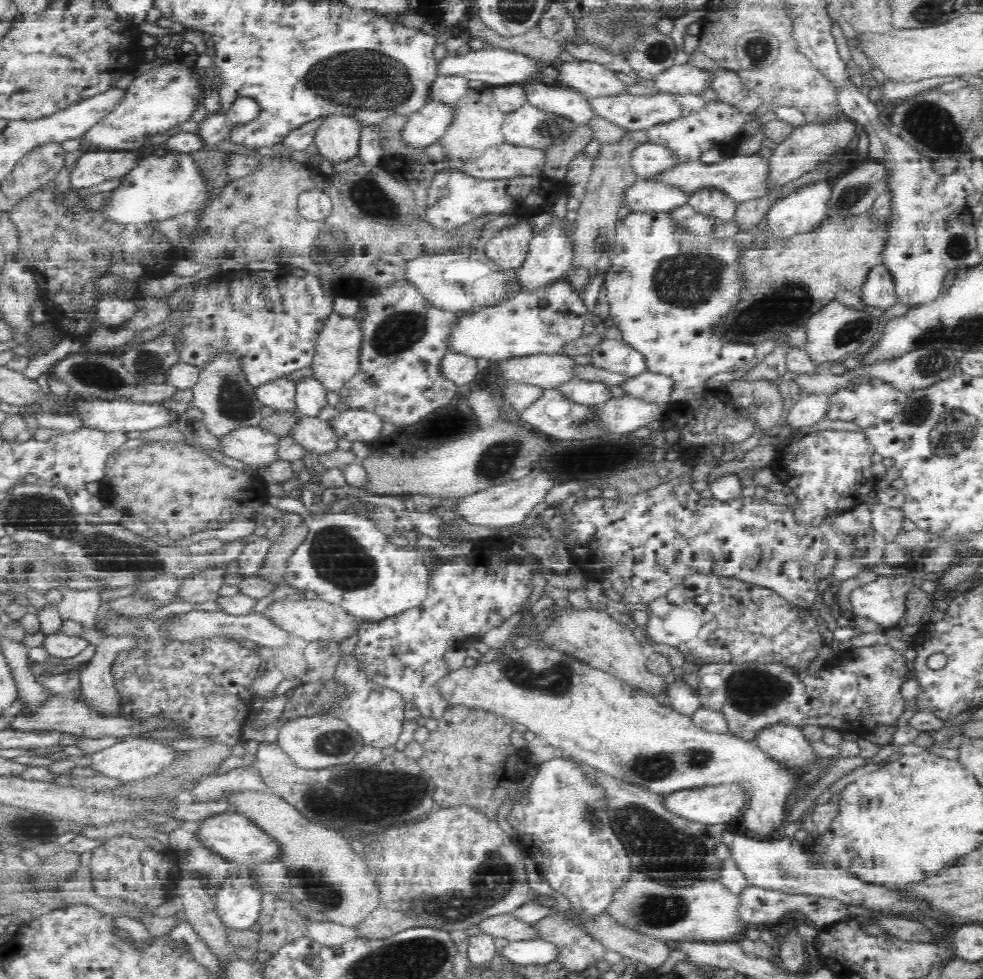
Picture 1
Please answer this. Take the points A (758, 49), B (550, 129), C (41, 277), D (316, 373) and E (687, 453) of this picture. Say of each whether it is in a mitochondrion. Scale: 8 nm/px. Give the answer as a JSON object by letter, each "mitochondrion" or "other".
{"A":"mitochondrion","B":"mitochondrion","C":"other","D":"other","E":"other"}

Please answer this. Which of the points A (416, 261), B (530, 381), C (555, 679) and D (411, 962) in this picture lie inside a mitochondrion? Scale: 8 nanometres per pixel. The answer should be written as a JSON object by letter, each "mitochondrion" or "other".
{"A":"other","B":"other","C":"mitochondrion","D":"mitochondrion"}

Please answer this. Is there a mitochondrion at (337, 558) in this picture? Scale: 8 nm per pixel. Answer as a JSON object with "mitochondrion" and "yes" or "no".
{"mitochondrion":"yes"}

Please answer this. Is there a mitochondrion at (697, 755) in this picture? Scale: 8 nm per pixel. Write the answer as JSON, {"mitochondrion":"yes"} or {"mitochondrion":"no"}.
{"mitochondrion":"yes"}

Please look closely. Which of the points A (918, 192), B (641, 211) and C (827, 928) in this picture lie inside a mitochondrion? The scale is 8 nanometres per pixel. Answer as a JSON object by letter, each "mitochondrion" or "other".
{"A":"other","B":"other","C":"other"}

